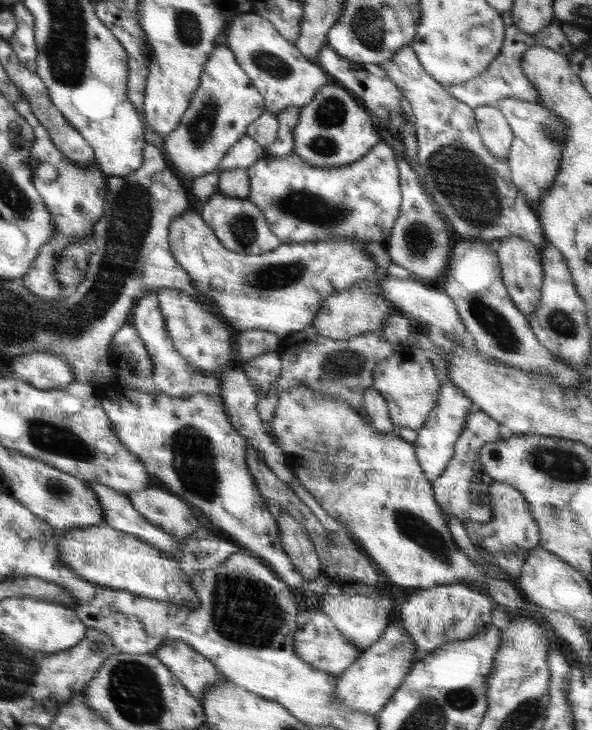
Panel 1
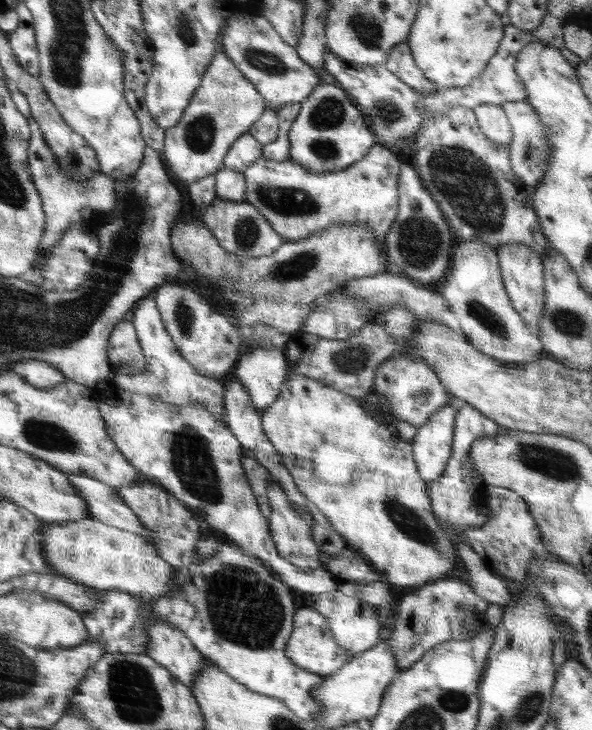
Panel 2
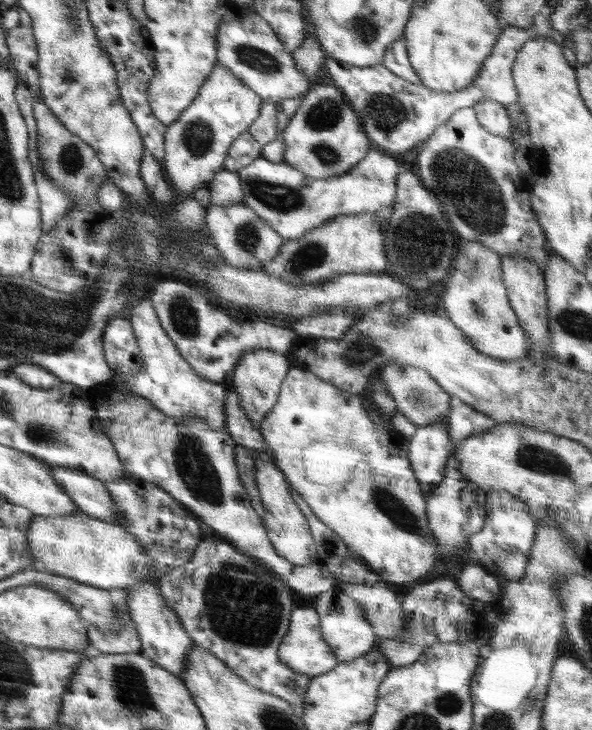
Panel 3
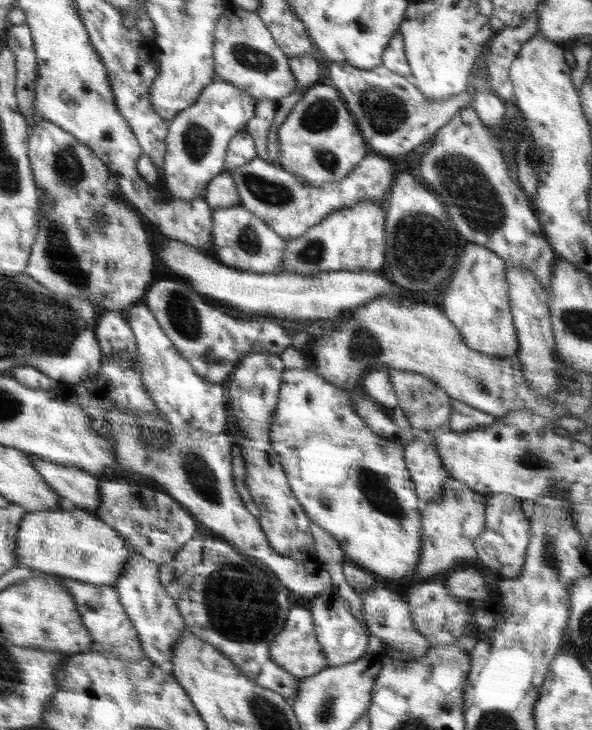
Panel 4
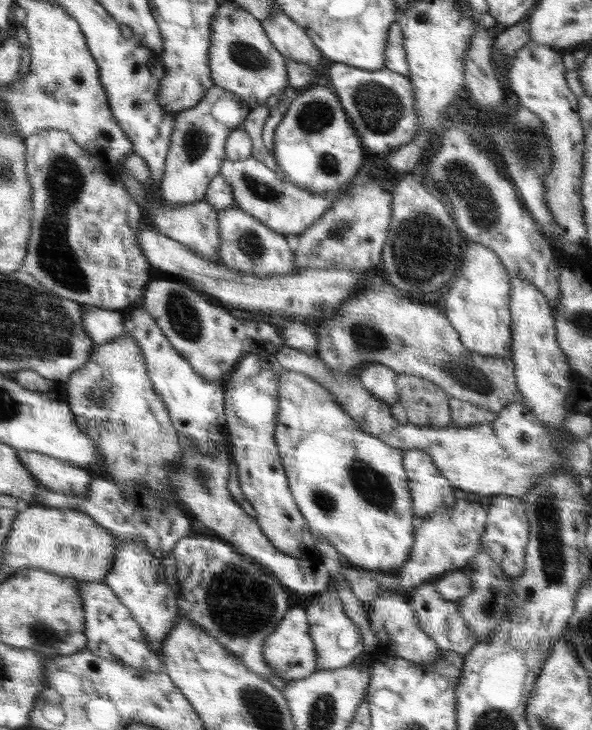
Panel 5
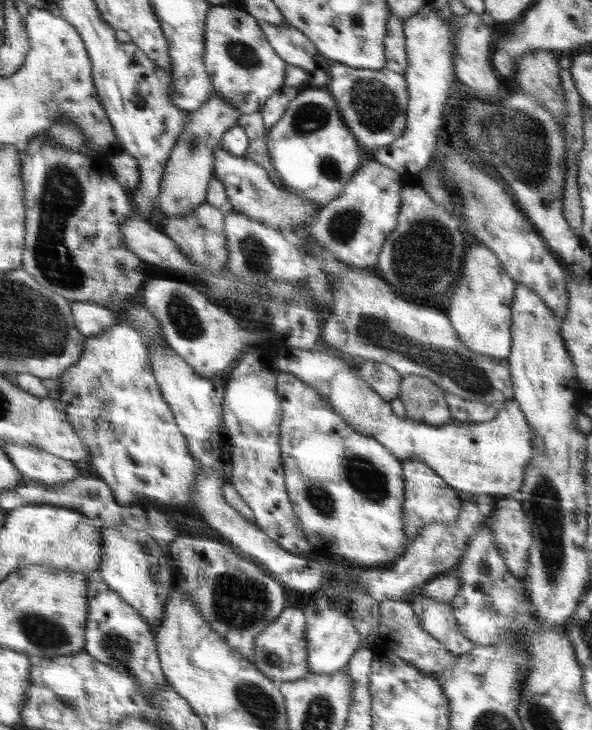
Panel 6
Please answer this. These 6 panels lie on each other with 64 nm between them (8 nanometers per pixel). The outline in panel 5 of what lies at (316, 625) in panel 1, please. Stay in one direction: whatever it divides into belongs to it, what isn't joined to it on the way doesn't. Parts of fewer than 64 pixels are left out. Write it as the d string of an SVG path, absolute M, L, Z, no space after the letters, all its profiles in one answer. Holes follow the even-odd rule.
M289 607L276 630L264 640L262 657L274 669L274 673L289 681L306 678L317 671L316 645L310 637L310 623L305 609Z

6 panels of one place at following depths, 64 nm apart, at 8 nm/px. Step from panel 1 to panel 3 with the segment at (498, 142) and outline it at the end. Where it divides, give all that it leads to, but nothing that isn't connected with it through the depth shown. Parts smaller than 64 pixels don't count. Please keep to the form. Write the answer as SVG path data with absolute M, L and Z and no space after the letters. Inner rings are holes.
M480 98L473 109L476 112L478 123L486 129L486 132L500 136L500 138L510 138L512 134L512 123L505 105L494 102L490 98Z

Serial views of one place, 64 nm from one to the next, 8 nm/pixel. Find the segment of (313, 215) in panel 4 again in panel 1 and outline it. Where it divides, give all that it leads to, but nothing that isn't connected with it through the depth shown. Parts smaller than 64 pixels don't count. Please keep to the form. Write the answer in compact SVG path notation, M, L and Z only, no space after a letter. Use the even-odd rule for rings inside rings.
M383 140L356 162L334 168L312 166L294 152L280 158L265 154L247 168L250 179L247 199L264 213L270 230L284 243L354 238L359 242L372 241L383 244L390 238L391 230L400 214L402 195L397 157L390 145Z

